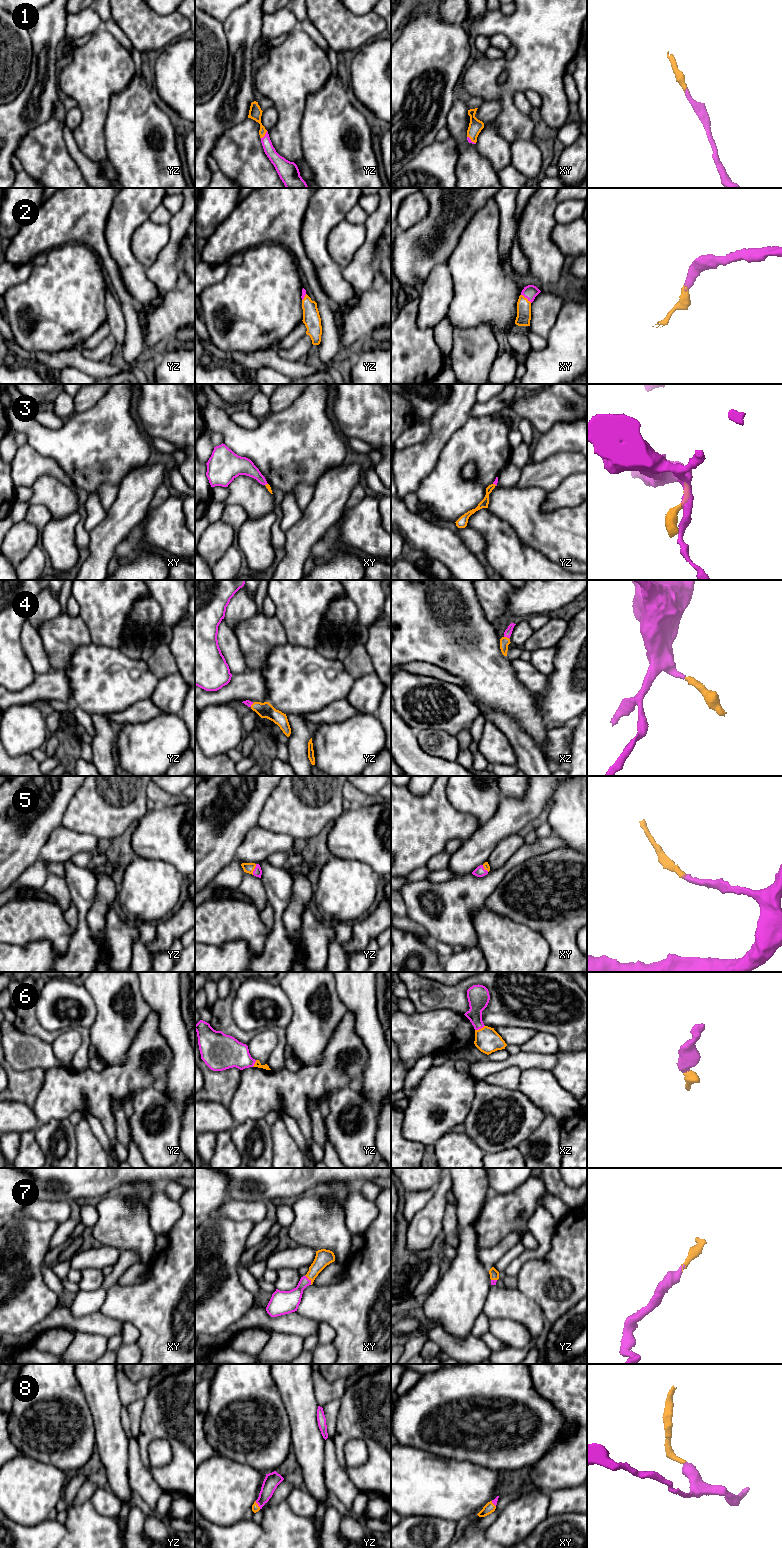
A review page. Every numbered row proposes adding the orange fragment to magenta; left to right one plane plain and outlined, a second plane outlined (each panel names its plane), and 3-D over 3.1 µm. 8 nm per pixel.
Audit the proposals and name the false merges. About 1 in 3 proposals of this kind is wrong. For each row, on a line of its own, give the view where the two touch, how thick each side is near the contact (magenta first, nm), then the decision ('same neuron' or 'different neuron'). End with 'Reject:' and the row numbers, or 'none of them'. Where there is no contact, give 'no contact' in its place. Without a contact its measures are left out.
1: meets magenta in yz; 110 nm thick on the magenta side, 110 nm on the other; same neuron
2: meets magenta in xy; 110 nm thick on the magenta side, 120 nm on the other; same neuron
3: meets magenta in yz; 40 nm thick on the magenta side, 70 nm on the other; same neuron
4: meets magenta in xz; 60 nm thick on the magenta side, 80 nm on the other; same neuron
5: meets magenta in yz; 70 nm thick on the magenta side, 80 nm on the other; same neuron
6: meets magenta in xz; 180 nm thick on the magenta side, 200 nm on the other; same neuron
7: meets magenta in xy; 180 nm thick on the magenta side, 130 nm on the other; same neuron
8: meets magenta in yz; 120 nm thick on the magenta side, 60 nm on the other; same neuron
Reject: none of them

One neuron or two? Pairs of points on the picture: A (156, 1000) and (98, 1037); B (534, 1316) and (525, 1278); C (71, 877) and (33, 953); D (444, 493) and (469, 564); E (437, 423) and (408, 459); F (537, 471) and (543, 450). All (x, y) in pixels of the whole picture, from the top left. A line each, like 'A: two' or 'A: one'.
A: two
B: two
C: two
D: two
E: one
F: two

